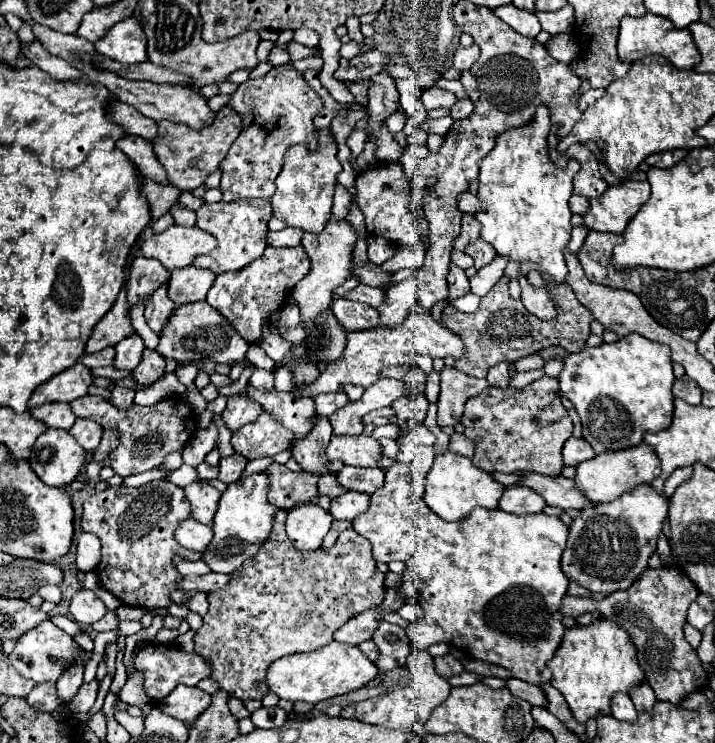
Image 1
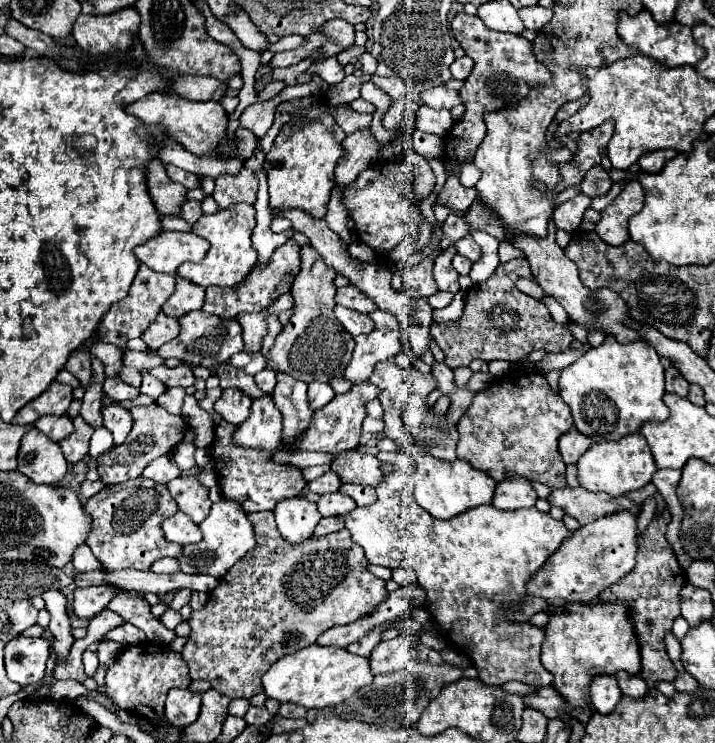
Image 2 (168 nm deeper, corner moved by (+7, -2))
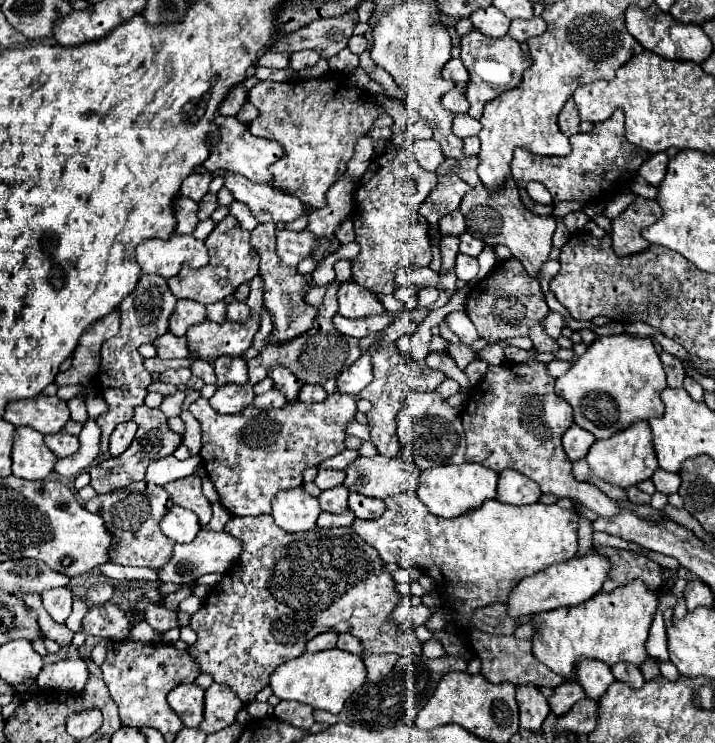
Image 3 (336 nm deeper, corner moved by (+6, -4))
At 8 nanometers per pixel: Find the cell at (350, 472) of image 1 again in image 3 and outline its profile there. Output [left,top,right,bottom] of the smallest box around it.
[348,493,386,521]

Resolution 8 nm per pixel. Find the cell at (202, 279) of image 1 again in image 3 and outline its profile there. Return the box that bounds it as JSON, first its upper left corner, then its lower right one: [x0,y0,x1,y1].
[170,299,206,337]

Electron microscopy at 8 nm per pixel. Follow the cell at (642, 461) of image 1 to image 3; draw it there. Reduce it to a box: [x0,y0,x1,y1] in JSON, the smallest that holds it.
[586,421,658,489]

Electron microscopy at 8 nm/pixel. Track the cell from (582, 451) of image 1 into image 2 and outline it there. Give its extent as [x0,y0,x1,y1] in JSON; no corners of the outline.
[559,427,591,465]

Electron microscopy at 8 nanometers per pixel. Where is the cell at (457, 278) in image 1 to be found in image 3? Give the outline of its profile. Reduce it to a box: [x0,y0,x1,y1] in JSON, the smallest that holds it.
[440,237,458,271]

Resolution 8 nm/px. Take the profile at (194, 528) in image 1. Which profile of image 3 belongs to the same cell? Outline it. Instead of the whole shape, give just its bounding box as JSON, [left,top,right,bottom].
[160,505,200,543]

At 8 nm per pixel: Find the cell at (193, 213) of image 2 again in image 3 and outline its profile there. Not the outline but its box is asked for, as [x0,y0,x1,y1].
[198,193,218,221]

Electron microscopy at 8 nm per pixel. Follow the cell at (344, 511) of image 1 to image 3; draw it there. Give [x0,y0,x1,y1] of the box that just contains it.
[320,485,348,513]

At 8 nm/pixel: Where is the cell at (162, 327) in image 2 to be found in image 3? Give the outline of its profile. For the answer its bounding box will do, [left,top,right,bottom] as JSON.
[154,333,194,359]

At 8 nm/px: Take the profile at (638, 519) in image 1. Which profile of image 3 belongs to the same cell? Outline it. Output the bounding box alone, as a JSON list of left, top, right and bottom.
[508,549,610,617]

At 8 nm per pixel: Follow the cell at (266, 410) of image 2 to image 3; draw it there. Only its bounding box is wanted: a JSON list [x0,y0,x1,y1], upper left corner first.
[254,389,286,409]

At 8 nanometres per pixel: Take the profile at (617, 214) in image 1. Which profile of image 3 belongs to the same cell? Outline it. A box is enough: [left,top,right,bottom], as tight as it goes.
[612,197,662,255]

